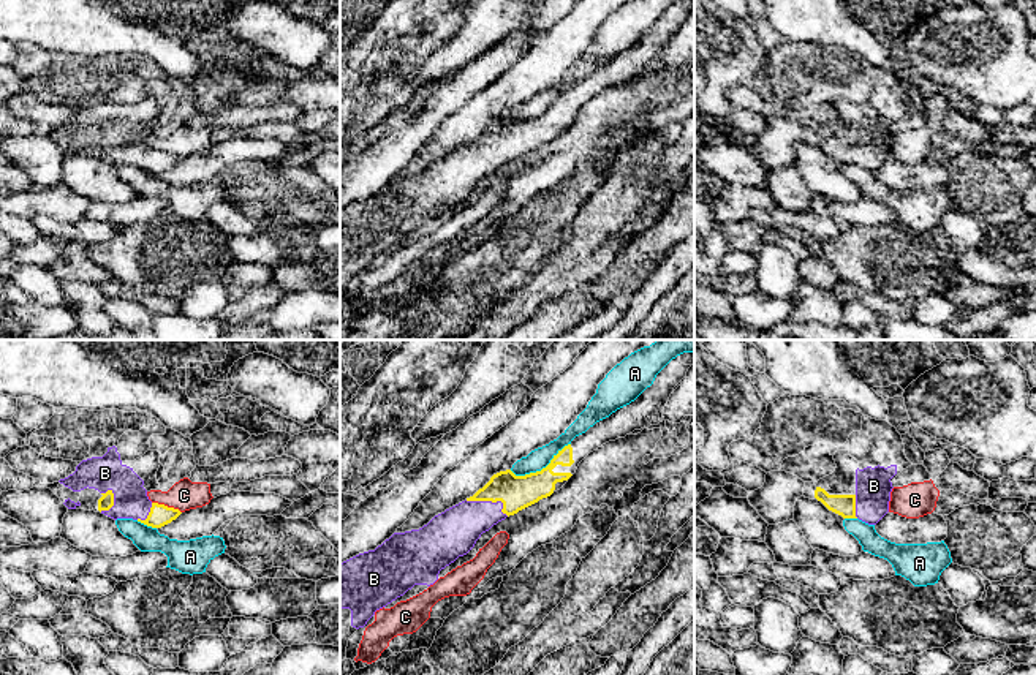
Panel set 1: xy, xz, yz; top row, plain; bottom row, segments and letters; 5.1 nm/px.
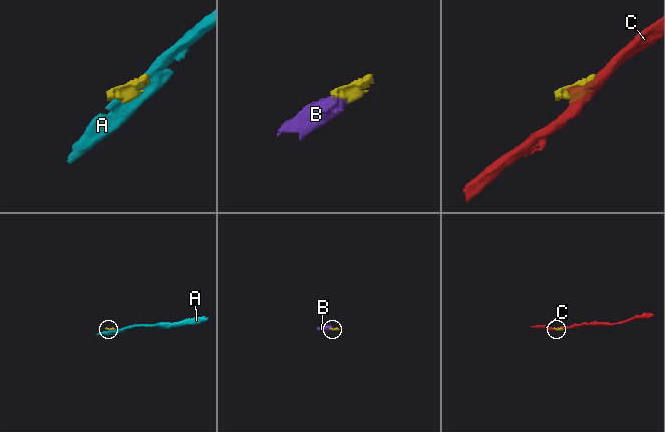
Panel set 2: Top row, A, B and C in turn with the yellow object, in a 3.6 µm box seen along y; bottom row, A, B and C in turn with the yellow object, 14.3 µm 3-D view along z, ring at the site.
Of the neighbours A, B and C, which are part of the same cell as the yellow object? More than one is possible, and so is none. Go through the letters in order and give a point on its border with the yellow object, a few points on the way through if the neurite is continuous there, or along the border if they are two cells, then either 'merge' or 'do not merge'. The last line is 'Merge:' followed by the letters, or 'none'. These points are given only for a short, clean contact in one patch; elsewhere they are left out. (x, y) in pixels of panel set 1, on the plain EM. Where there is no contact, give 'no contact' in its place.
A: contact xz (541, 116); do not merge
B: contact xz (491, 146); way xz (516, 138), (491, 146), (454, 177); merge
C: contact xy (166, 152); do not merge
Merge: B

